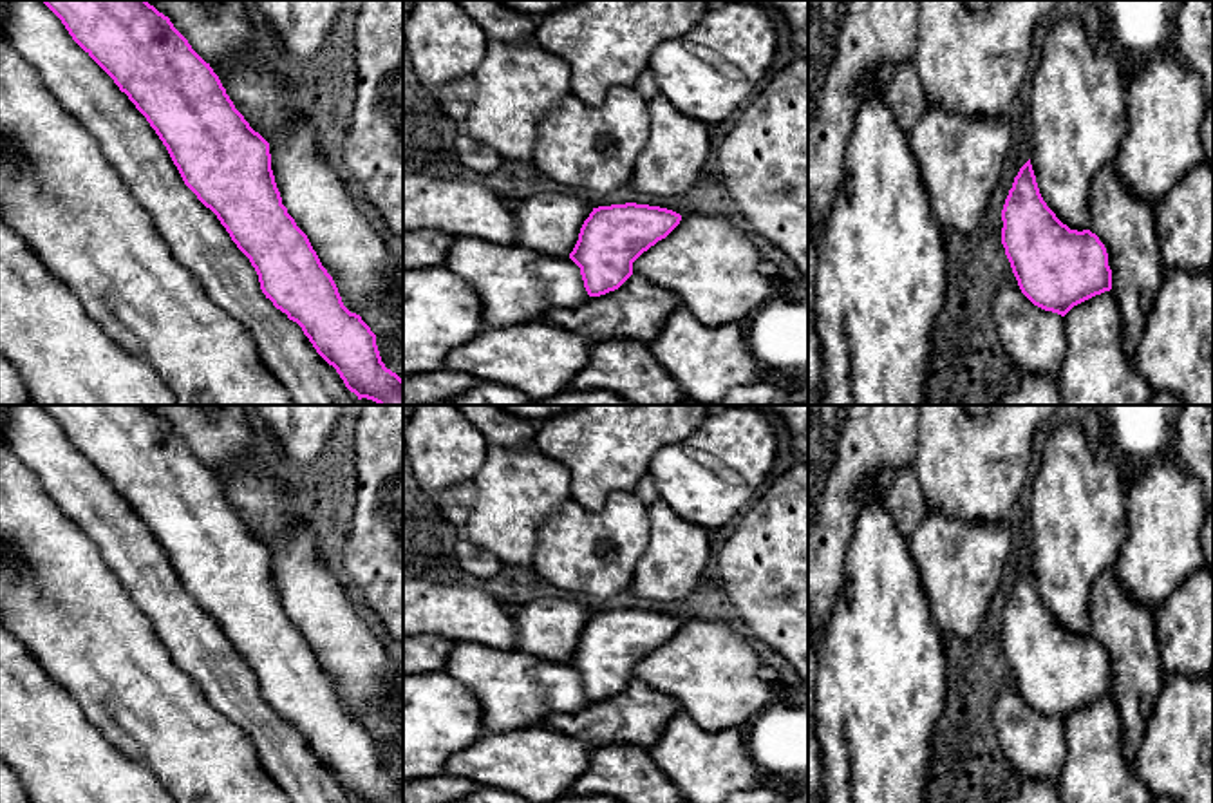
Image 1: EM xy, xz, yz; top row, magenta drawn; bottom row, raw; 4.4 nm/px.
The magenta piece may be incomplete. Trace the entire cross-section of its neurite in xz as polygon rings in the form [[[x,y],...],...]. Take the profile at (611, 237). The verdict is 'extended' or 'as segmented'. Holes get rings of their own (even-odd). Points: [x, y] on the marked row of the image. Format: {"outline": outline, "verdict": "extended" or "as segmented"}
{"outline": [[[649,204],[593,208],[569,253],[580,268],[588,295],[600,297],[618,289],[633,275],[633,262],[665,239],[680,221],[680,213]]], "verdict": "as segmented"}

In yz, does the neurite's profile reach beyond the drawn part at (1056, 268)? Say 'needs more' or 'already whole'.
already whole

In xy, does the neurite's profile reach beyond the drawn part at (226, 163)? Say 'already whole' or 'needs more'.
already whole

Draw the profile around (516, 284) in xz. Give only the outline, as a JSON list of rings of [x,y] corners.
[[[456,237],[443,266],[479,295],[490,327],[546,320],[551,307],[589,298],[580,268],[569,257],[546,257],[519,244]]]

